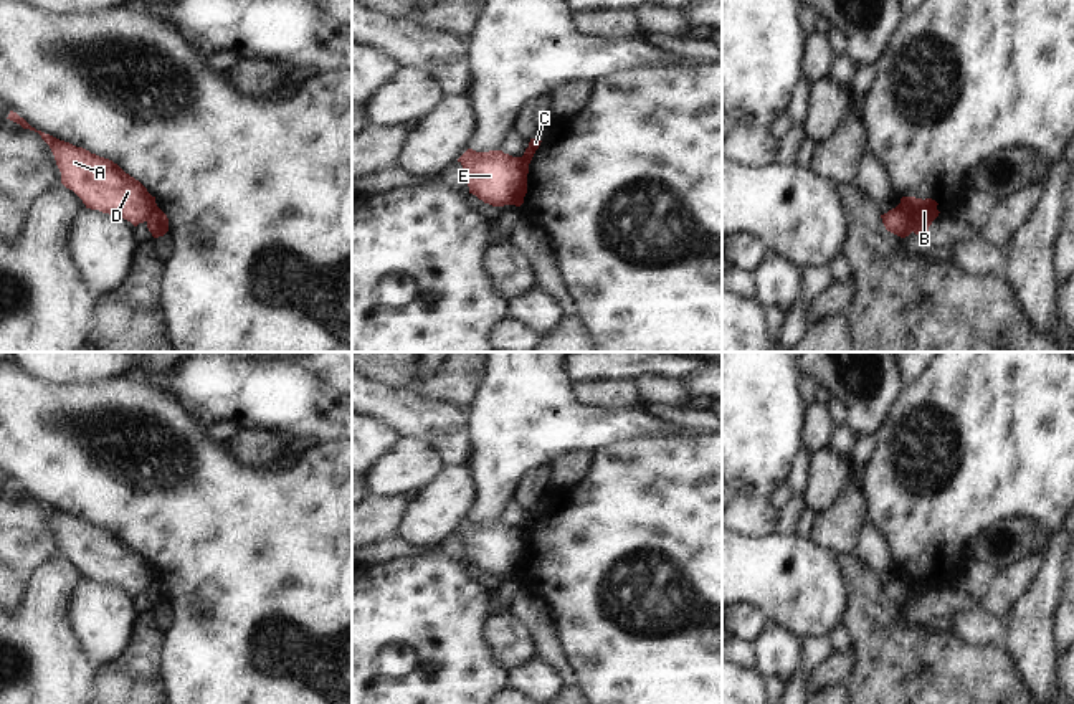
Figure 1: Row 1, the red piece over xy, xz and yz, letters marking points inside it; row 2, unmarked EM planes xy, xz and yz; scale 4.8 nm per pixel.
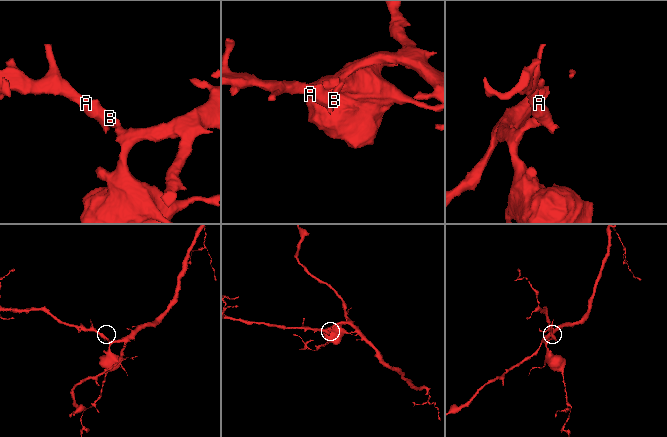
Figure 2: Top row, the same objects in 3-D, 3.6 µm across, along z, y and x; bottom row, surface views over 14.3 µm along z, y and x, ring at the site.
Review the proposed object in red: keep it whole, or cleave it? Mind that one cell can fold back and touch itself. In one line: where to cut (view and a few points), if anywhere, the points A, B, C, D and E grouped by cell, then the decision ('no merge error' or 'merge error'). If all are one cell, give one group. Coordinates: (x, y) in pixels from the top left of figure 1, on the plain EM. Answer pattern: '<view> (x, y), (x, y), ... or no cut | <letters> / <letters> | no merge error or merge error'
yz (898, 575), (904, 580), (912, 600) | A B D E / C | merge error

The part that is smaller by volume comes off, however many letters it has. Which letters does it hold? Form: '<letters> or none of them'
A, B, D, E

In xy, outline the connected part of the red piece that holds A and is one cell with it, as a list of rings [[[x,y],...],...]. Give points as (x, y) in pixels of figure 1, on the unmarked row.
[[[13,481],[7,489],[41,506],[55,526],[61,554],[73,560],[86,578],[117,585],[134,597],[147,592],[157,578],[155,567],[112,530],[36,501]]]

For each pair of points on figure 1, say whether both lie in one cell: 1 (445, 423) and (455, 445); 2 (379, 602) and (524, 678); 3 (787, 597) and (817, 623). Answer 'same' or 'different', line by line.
1: same
2: different
3: same

